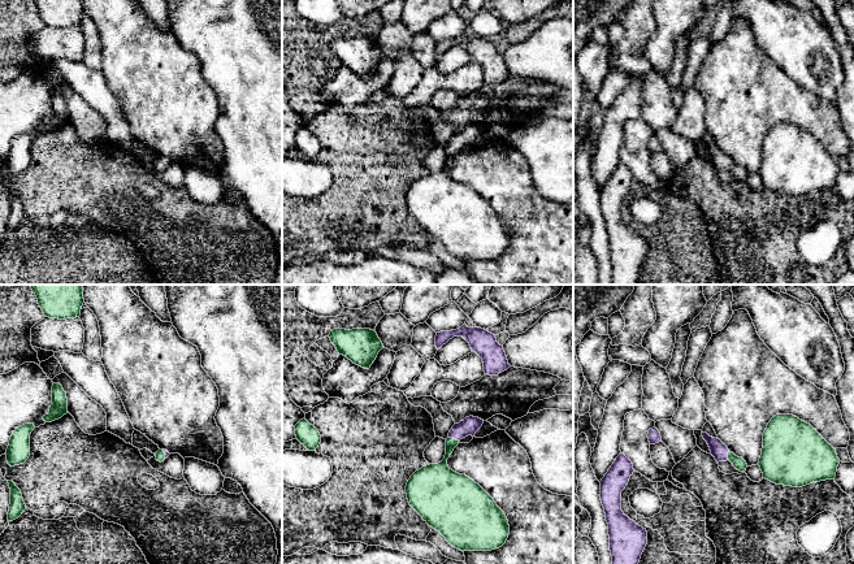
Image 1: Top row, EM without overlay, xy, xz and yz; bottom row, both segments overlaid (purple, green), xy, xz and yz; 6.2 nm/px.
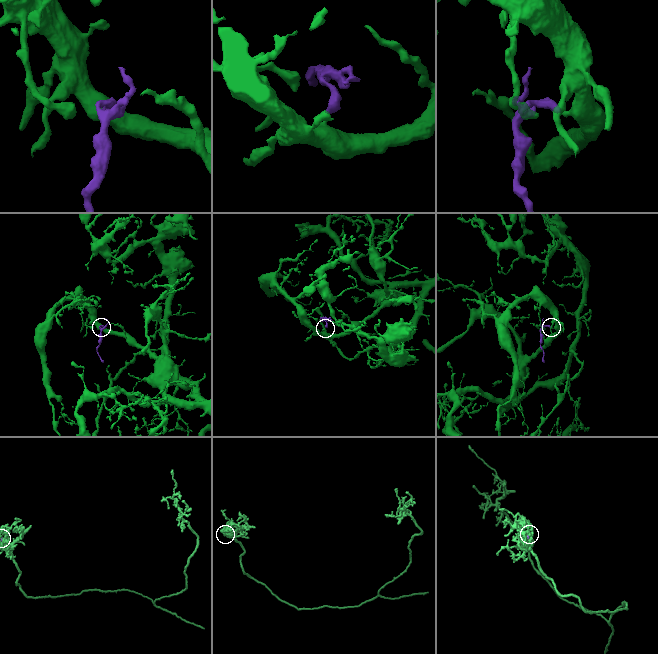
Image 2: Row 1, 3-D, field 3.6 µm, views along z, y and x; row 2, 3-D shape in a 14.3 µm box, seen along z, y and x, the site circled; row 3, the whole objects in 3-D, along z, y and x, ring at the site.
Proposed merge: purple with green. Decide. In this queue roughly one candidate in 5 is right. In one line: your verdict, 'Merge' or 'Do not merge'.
Merge

